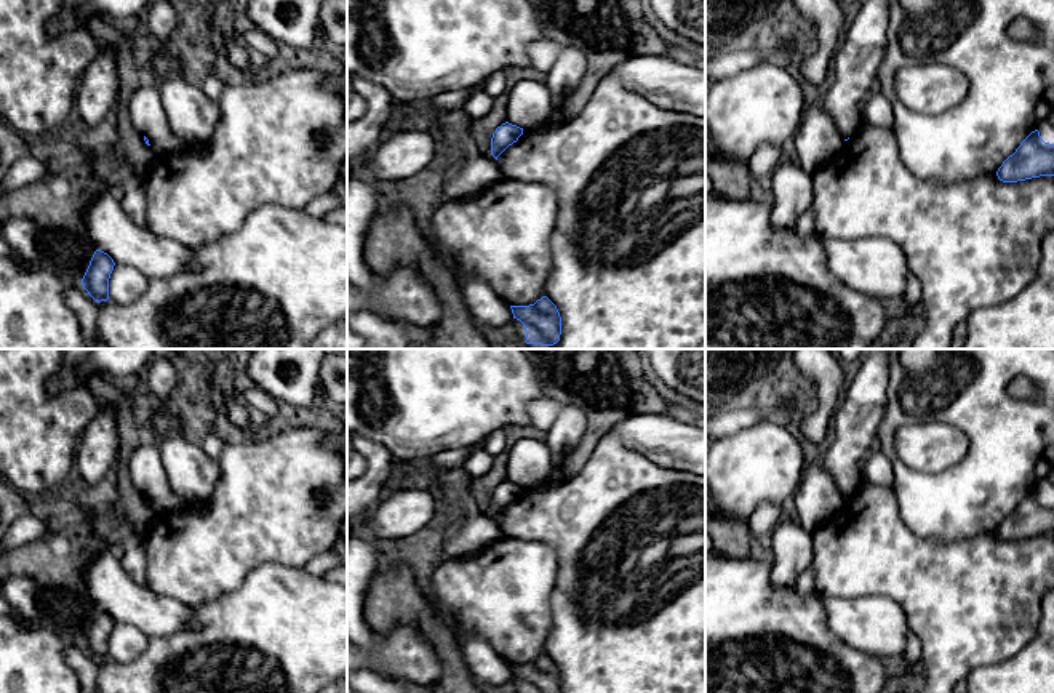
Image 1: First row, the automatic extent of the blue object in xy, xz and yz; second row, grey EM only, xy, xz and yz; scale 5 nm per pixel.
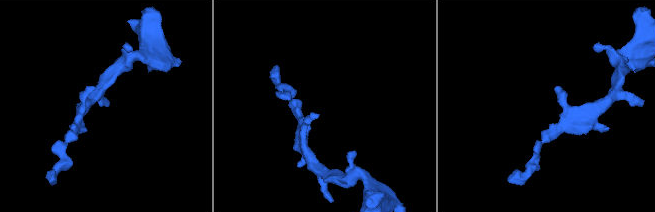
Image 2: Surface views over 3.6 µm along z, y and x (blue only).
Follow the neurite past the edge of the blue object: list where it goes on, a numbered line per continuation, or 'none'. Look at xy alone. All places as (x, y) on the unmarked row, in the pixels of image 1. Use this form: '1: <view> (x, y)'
none

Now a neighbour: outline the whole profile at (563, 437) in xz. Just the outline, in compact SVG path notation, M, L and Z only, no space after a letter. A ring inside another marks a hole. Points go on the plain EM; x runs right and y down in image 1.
M563 402L557 419L547 431L545 445L552 455L552 471L544 483L553 485L566 479L561 472L561 463L569 453L573 453L579 447L585 429L585 411L576 403Z

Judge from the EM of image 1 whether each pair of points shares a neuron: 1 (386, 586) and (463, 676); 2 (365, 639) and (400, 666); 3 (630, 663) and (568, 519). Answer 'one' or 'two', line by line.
1: one
2: two
3: one

